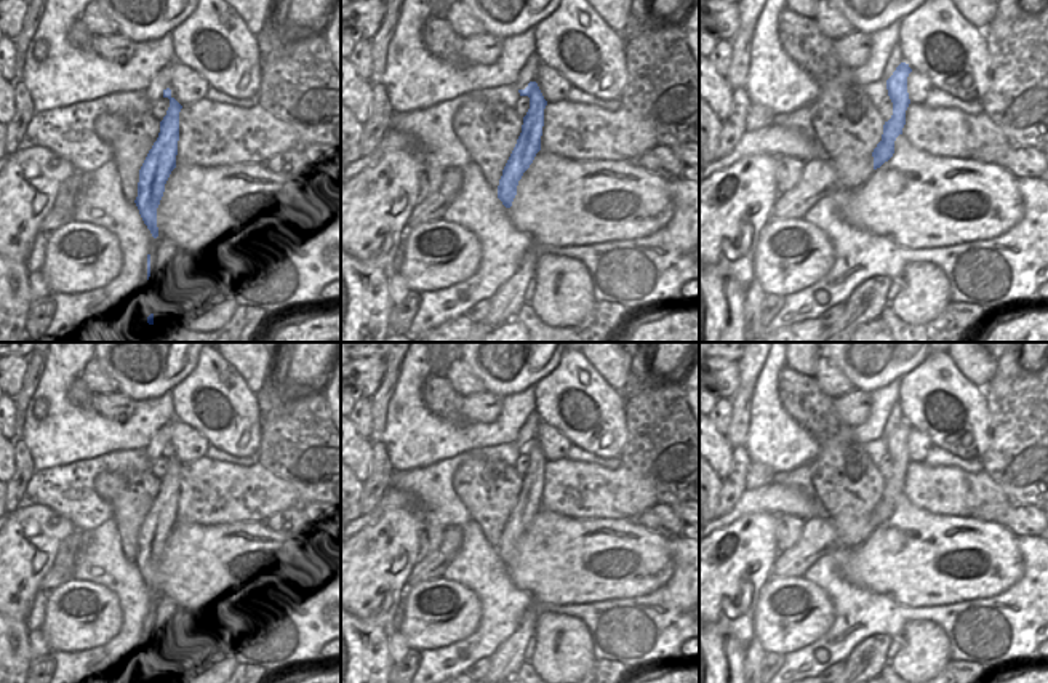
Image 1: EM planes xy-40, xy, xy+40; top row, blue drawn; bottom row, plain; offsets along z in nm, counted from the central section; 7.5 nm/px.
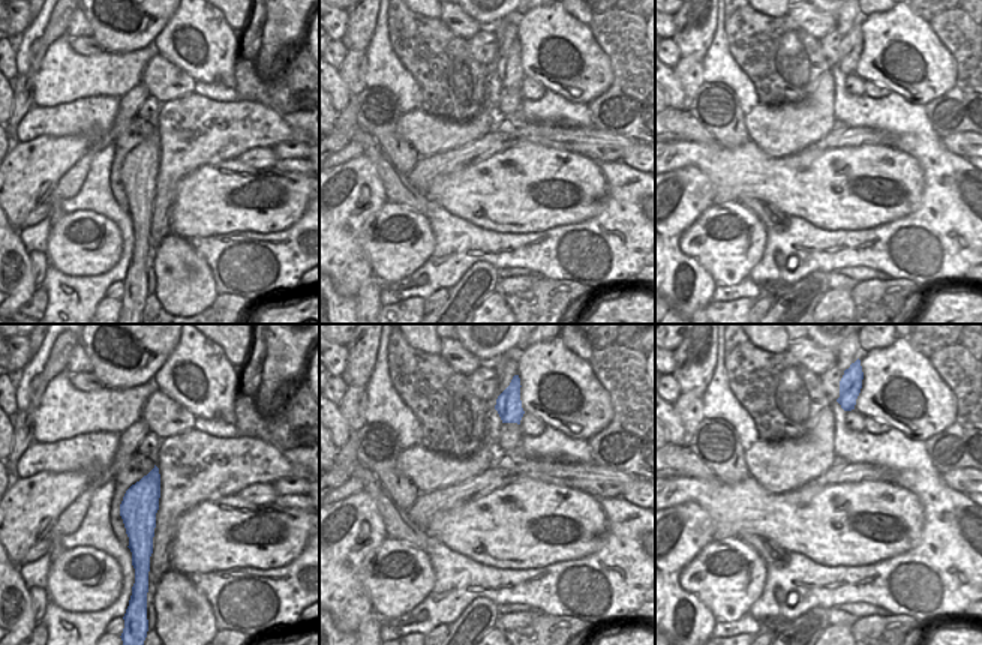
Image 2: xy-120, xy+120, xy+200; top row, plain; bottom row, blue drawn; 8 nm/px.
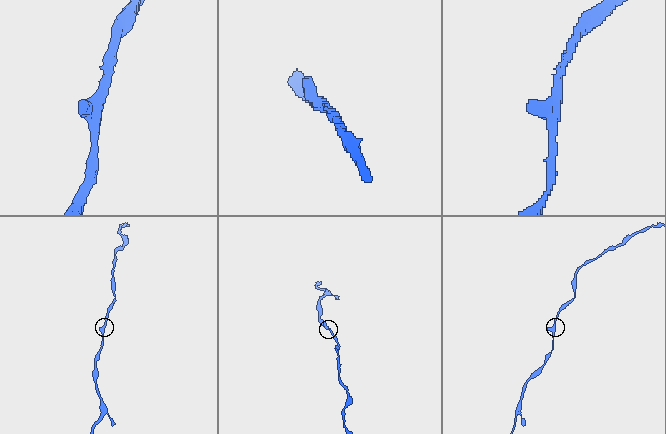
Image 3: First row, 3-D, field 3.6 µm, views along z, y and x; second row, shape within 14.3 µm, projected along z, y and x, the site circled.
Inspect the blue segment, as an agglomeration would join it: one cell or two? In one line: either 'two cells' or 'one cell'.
one cell

